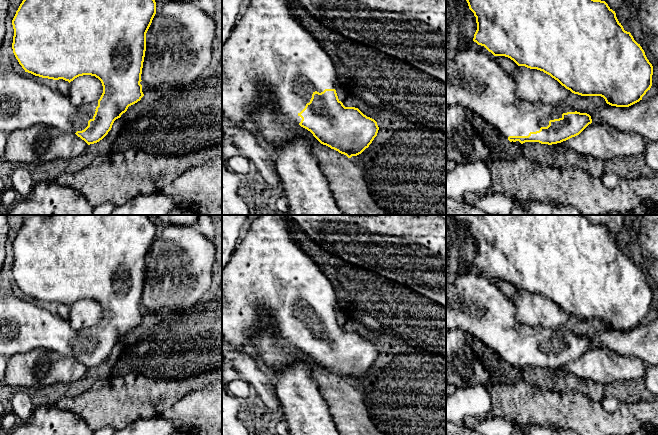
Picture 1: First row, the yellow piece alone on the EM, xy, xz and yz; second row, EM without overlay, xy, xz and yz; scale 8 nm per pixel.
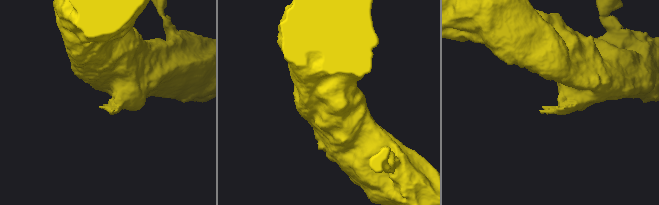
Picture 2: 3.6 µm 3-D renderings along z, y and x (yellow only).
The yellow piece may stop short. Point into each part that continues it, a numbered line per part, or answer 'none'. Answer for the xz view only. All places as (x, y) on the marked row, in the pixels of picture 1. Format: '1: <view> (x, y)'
1: xz (269, 51)

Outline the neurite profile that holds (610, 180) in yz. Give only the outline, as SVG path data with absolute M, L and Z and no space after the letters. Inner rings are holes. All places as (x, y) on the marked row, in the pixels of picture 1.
M608 172L600 179L605 187L613 189L619 184L620 177L614 172Z

